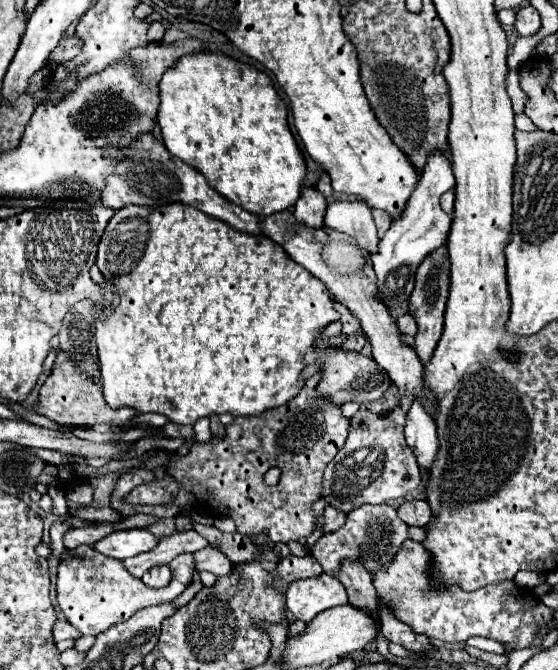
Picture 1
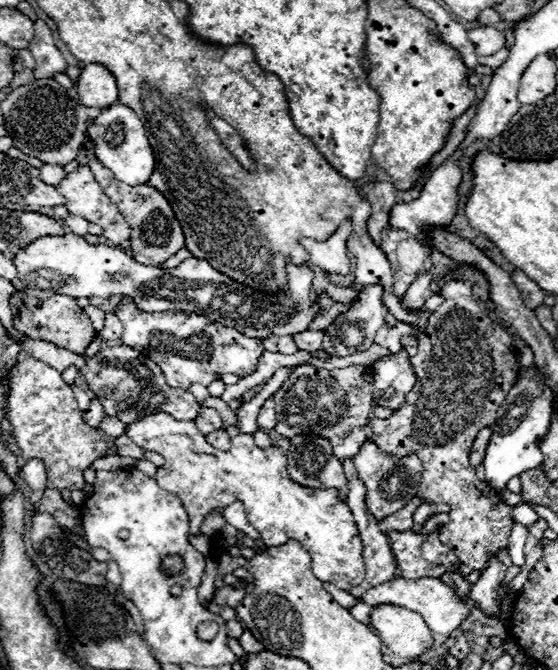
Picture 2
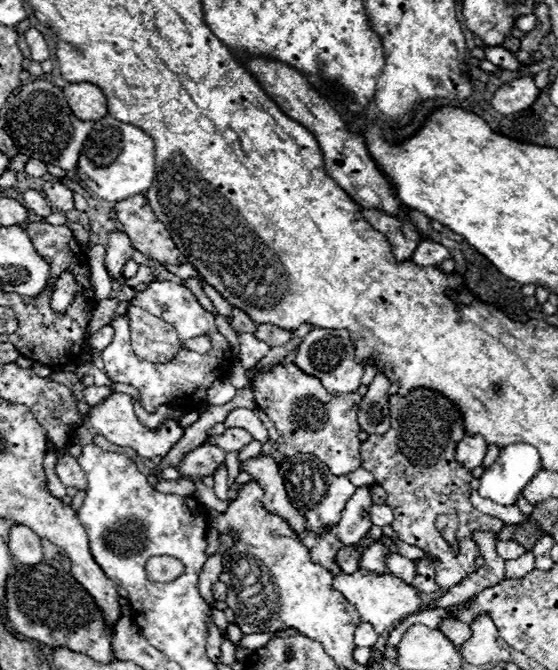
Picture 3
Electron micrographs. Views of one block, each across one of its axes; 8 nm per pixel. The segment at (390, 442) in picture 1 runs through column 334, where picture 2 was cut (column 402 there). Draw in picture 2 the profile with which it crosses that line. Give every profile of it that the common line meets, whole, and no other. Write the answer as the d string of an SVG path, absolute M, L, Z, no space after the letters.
M366 440L364 446L360 446L360 454L356 454L354 464L358 476L366 484L366 506L372 514L376 514L378 520L402 510L418 494L422 462L416 454L394 458L390 454L384 454L372 440Z

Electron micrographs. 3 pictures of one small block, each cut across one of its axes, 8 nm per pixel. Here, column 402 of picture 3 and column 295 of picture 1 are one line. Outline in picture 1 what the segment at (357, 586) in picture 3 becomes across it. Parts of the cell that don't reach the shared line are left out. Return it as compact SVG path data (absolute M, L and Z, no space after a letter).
M328 574L296 580L286 592L286 608L296 620L310 622L316 614L348 604L348 594L338 578Z

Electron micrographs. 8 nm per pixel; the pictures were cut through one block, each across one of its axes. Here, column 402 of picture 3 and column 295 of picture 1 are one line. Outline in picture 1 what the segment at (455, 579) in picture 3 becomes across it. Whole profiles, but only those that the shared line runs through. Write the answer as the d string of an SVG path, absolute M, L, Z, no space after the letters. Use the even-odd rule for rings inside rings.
M316 372L312 378L306 380L304 388L300 390L298 396L294 396L288 404L280 408L270 408L258 416L246 416L246 418L234 418L232 424L226 424L226 438L218 440L212 438L208 444L194 444L186 456L174 454L170 462L166 464L166 472L178 482L180 492L170 506L146 506L132 505L122 502L122 498L136 486L148 484L152 472L144 468L132 468L130 472L122 474L116 480L116 488L110 498L110 506L118 510L124 516L134 516L134 514L147 514L158 516L158 518L170 518L178 516L178 508L182 506L192 506L192 508L206 508L202 512L218 514L218 516L228 516L236 522L236 530L246 536L258 536L264 534L270 542L296 542L298 538L310 536L318 526L316 518L312 514L312 504L320 500L320 482L324 476L324 470L328 462L336 456L336 452L344 446L350 420L342 416L340 406L328 402L326 398L318 398L316 394L316 384L320 382L322 374ZM270 468L280 468L280 482L276 486L266 486L264 484L264 474Z

